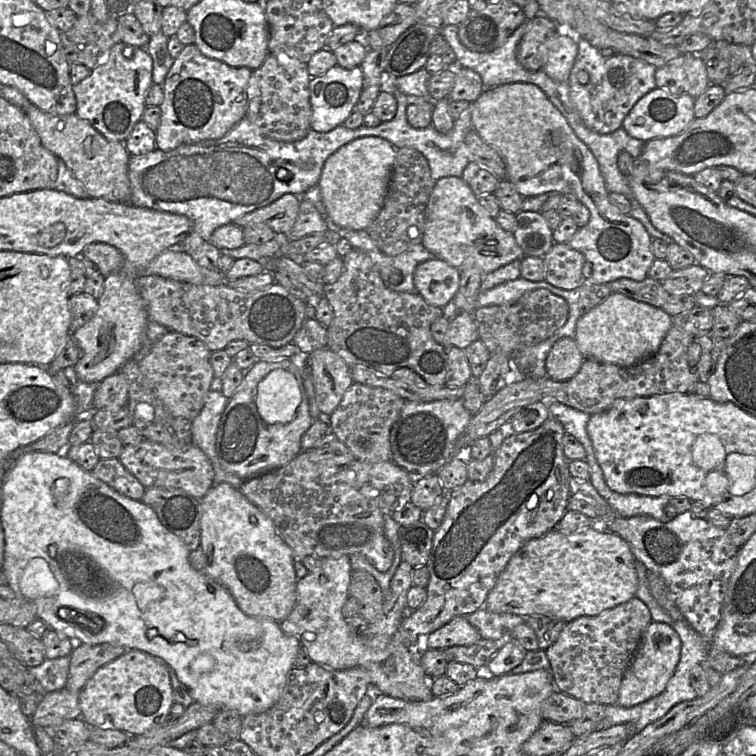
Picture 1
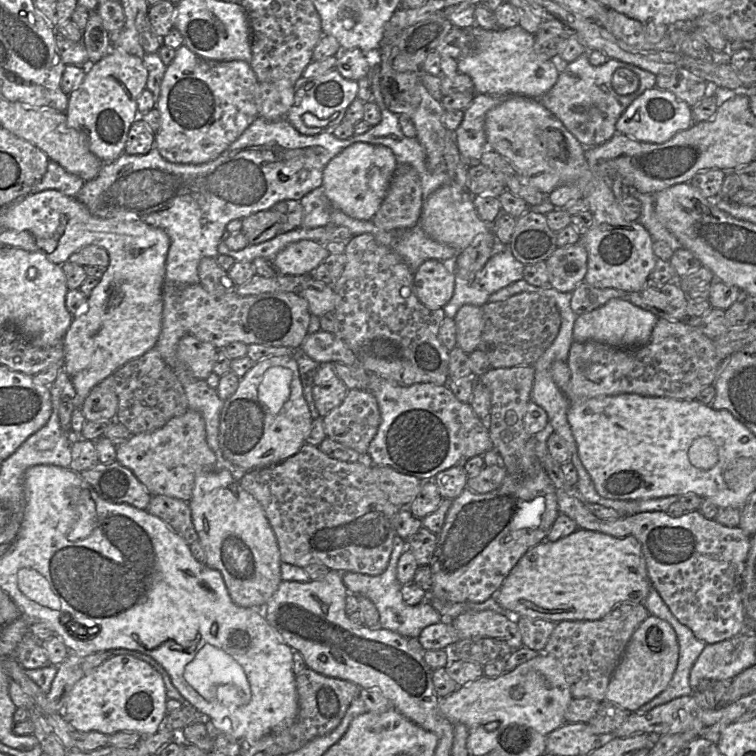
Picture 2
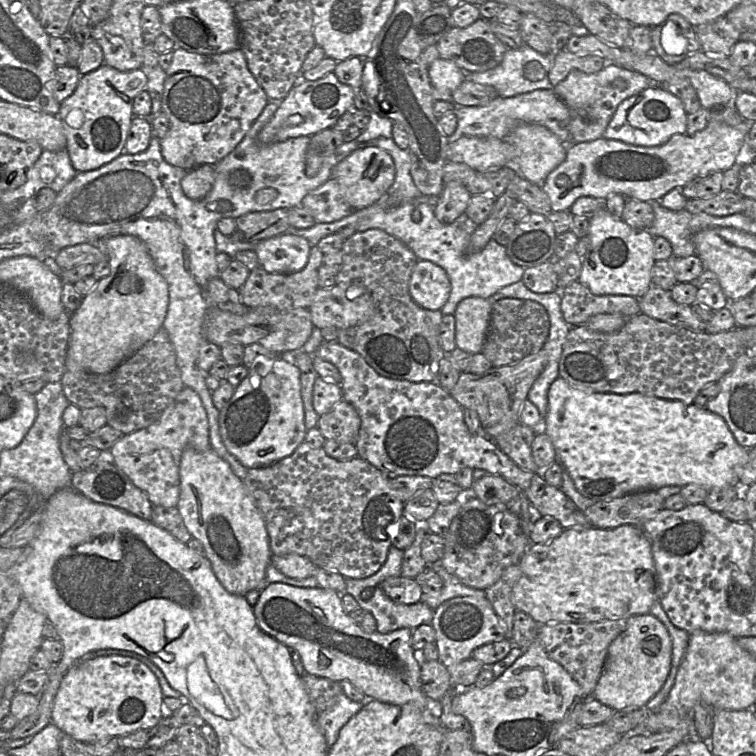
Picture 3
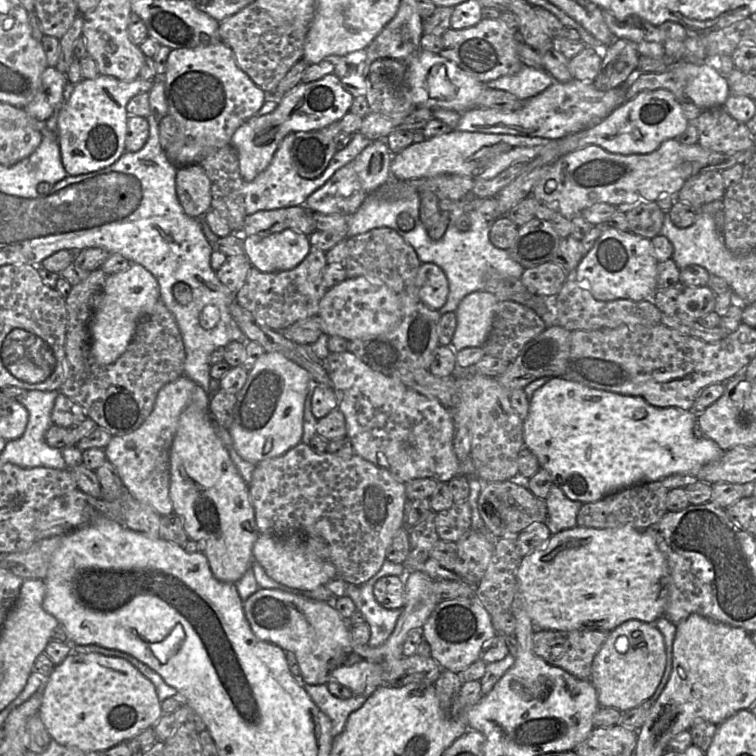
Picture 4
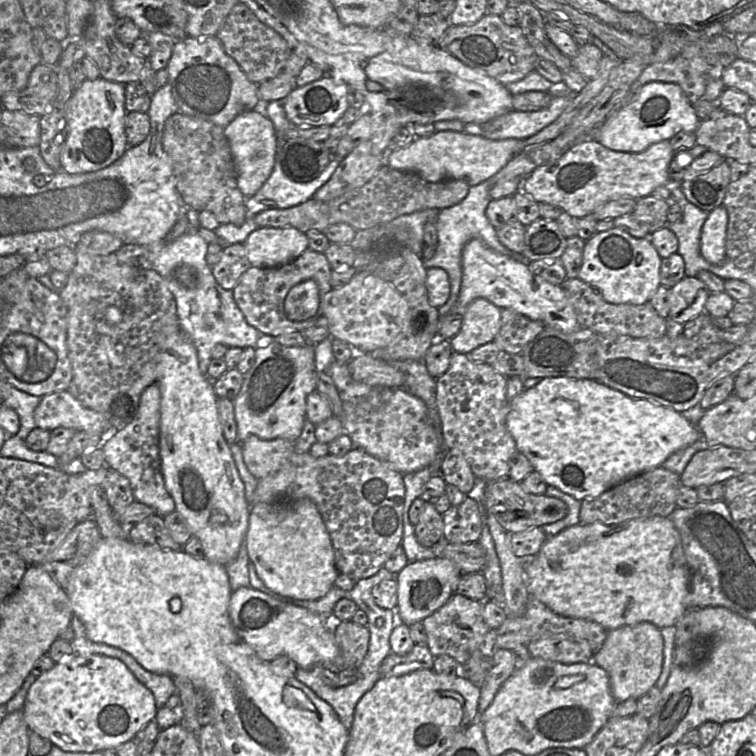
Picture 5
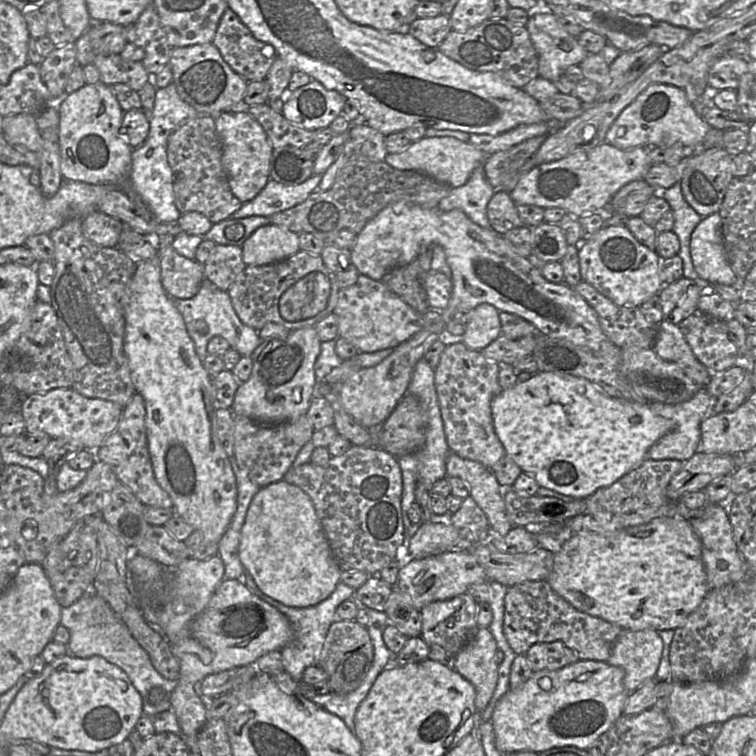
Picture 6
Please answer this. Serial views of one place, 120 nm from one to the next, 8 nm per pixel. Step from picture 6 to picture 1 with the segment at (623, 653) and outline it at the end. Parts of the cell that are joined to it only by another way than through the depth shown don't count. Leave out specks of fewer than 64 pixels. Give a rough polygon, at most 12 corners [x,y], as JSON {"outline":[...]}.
{"outline":[[652,620],[624,673],[617,704],[660,694],[675,672],[679,634]]}

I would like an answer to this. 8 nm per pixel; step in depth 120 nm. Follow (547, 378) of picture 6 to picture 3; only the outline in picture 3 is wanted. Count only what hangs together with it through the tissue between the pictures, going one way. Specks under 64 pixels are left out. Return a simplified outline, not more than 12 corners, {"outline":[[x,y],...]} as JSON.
{"outline":[[558,377],[545,433],[594,500],[739,485],[705,407]]}

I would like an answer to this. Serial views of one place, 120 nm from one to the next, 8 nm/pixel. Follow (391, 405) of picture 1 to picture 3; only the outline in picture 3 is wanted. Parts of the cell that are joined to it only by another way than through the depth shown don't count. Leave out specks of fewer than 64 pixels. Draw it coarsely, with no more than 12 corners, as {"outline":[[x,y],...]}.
{"outline":[[344,399],[321,415],[325,439],[357,441],[359,414]]}

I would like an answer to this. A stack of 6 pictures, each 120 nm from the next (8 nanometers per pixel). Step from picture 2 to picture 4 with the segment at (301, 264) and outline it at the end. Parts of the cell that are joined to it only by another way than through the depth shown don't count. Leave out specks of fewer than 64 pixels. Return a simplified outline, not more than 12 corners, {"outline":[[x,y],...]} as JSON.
{"outline":[[293,229],[246,236],[245,255],[263,272],[291,270],[309,253]]}

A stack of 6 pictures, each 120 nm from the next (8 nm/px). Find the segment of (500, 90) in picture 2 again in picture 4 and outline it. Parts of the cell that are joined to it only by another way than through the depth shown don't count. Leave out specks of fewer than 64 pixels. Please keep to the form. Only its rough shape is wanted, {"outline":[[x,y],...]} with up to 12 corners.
{"outline":[[524,65],[485,85],[529,100],[553,82],[546,70]]}

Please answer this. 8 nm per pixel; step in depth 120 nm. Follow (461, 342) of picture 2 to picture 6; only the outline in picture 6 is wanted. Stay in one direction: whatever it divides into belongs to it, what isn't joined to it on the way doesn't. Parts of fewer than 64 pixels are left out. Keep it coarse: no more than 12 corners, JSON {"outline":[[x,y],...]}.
{"outline":[[489,303],[470,311],[462,342],[483,350],[501,334]]}

